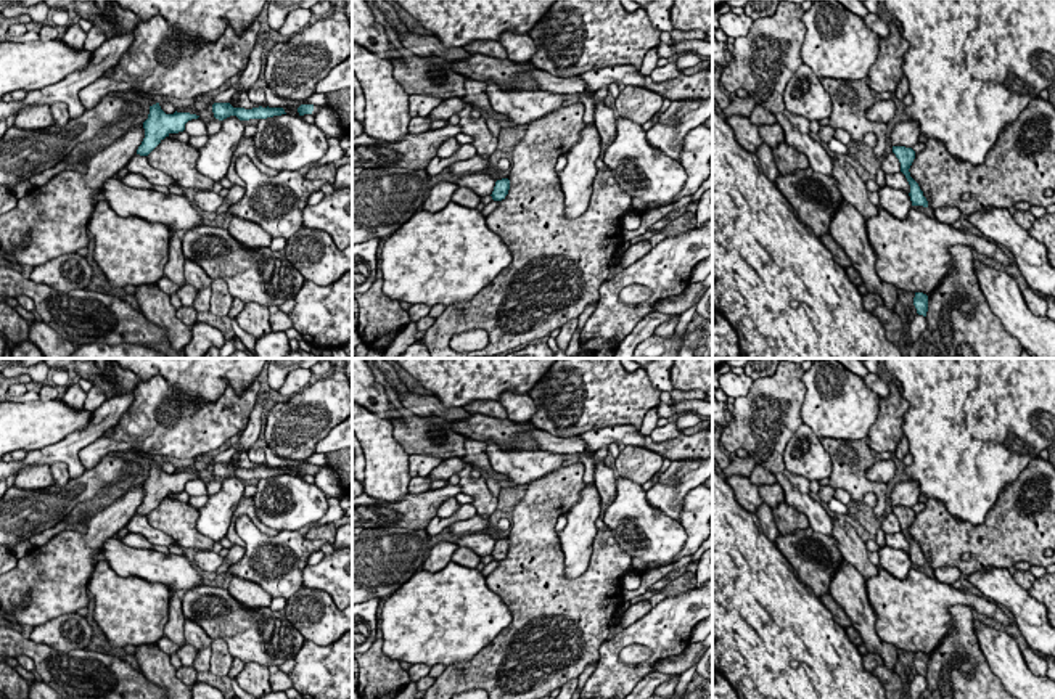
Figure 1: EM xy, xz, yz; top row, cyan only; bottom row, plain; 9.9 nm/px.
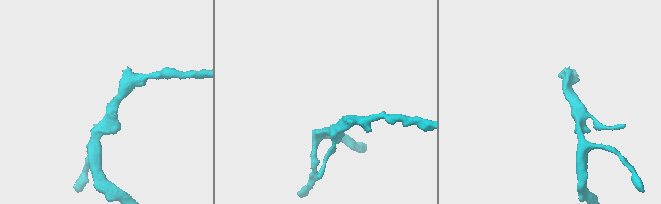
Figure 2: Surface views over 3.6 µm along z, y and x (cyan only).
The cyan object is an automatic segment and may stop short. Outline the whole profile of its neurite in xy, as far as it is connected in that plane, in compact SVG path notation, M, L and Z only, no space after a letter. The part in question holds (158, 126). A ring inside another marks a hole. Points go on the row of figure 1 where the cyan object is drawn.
M159 103L150 106L148 119L143 122L145 138L137 154L148 156L166 137L185 130L185 124L199 116L190 112L166 114Z

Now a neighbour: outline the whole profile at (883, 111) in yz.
M893 100L876 101L865 111L867 119L872 122L888 124L896 116L896 106Z

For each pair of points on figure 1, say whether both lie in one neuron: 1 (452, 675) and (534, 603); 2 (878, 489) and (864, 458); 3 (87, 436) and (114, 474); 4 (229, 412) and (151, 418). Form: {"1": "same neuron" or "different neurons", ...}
{"1": "same neuron", "2": "same neuron", "3": "different neurons", "4": "same neuron"}

